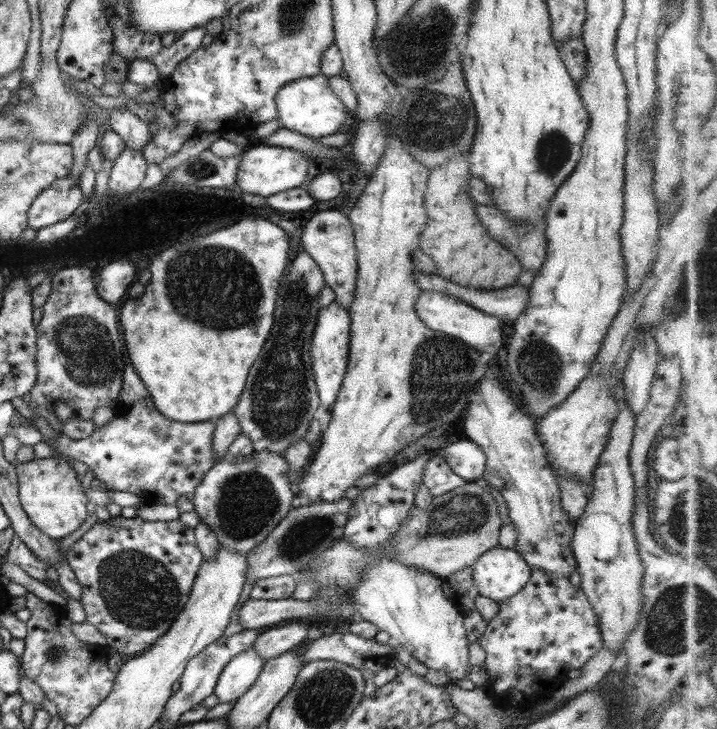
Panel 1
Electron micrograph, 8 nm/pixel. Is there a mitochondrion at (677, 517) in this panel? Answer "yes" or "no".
no

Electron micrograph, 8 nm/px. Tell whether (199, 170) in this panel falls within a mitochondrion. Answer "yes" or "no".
yes

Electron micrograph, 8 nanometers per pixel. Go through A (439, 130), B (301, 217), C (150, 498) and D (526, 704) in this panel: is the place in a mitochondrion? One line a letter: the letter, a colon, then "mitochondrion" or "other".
A: mitochondrion
B: other
C: other
D: other

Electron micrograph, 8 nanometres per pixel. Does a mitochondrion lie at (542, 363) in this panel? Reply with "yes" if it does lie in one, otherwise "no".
yes

